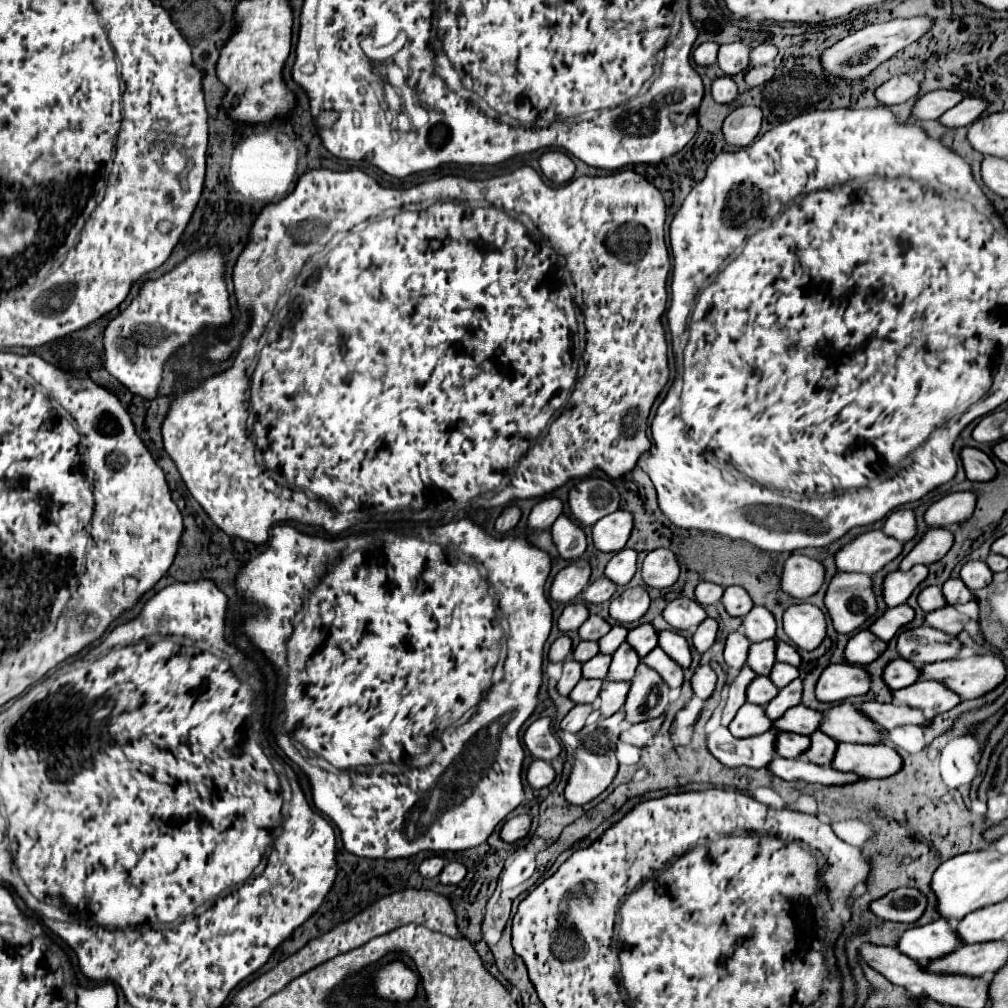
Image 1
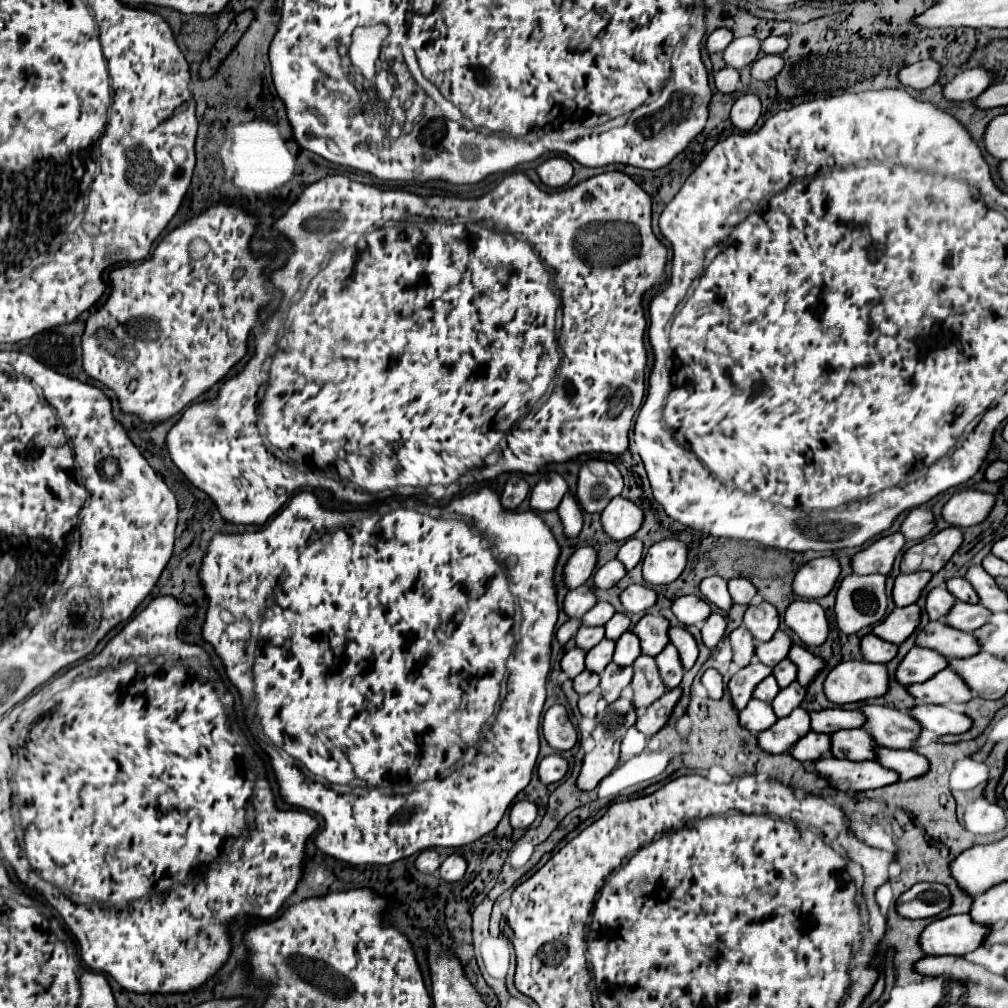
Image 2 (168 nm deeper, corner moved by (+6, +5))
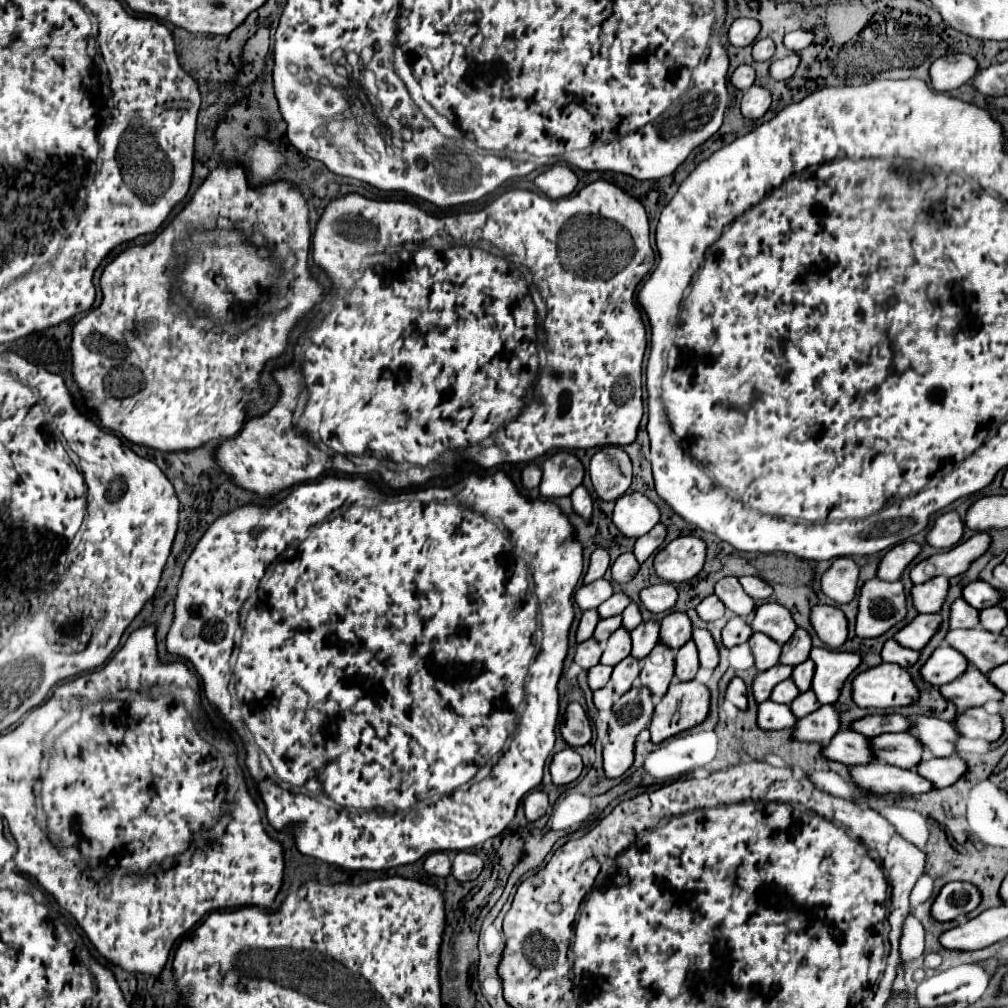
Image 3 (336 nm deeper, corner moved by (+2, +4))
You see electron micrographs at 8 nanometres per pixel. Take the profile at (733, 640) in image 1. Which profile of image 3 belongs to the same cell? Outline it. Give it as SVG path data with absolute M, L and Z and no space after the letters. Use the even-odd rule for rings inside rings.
M753 633L749 639L749 645L755 655L755 667L757 671L767 671L769 667L775 667L781 657L781 643L769 639L765 633Z

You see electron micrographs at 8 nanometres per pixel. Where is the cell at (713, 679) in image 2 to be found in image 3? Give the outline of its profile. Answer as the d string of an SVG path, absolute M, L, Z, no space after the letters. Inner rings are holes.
M735 677L729 687L727 687L727 695L725 695L733 705L737 705L739 709L747 709L747 685L743 679Z

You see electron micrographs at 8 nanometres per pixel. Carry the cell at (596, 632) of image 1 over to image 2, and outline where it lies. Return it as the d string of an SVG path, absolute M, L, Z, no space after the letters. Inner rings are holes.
M597 602L597 604L581 618L581 624L583 624L583 626L605 626L605 624L611 620L613 614L615 614L615 610L613 610L611 604L607 604L607 602Z

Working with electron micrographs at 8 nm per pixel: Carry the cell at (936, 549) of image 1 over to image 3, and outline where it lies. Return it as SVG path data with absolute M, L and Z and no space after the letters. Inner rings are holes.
M977 533L969 541L959 543L951 551L939 553L929 557L927 561L921 561L911 569L911 581L913 583L925 583L937 575L945 577L957 577L969 569L969 565L987 553L991 545L989 533Z

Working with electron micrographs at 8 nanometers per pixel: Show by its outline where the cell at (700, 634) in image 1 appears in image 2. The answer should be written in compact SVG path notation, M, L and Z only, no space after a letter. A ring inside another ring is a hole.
M711 614L711 616L705 620L703 628L701 628L703 644L713 650L713 648L717 646L717 642L721 640L723 632L725 632L725 626L727 626L727 622L725 622L725 618L723 618L721 614Z

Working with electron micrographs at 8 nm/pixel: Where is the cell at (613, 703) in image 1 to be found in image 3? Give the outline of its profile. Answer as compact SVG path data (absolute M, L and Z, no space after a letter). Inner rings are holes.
M627 657L621 663L617 663L613 669L613 675L611 675L611 683L615 687L615 697L621 697L623 693L627 693L633 687L639 673L641 673L641 661L639 659Z

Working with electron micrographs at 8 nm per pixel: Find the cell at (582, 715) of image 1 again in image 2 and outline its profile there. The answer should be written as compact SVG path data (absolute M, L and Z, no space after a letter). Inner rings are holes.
M591 692L591 694L581 696L579 702L577 702L581 716L585 716L585 718L595 718L595 704L597 704L599 698L601 698L601 694L597 694L597 692Z

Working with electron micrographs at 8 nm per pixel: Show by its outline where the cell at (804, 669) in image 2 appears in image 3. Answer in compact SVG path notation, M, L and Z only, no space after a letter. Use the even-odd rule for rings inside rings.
M813 647L811 659L815 661L813 691L817 693L819 703L837 703L845 681L863 661L859 653L833 651L825 647Z

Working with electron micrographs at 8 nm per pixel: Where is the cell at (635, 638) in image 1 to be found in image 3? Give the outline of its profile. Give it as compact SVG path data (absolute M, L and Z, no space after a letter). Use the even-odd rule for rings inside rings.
M673 611L661 619L661 641L667 643L673 651L683 647L691 639L691 631L693 631L693 625L687 613Z

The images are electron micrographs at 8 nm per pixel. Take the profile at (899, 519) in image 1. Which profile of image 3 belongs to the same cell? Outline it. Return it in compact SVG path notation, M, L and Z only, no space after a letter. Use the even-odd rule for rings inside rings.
M949 511L935 519L931 531L927 533L927 543L937 549L951 549L955 547L965 531L965 523L959 517L959 513Z

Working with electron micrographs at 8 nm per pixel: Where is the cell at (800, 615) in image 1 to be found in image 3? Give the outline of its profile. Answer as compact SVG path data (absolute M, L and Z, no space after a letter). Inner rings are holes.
M815 605L811 611L811 625L817 631L819 639L833 649L841 647L847 641L847 619L839 607Z

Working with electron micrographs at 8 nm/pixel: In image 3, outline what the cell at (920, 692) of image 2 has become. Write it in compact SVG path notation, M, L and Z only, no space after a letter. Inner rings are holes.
M969 667L961 677L943 685L941 693L947 701L957 705L959 711L981 707L987 701L1001 701L1005 695L977 667Z

